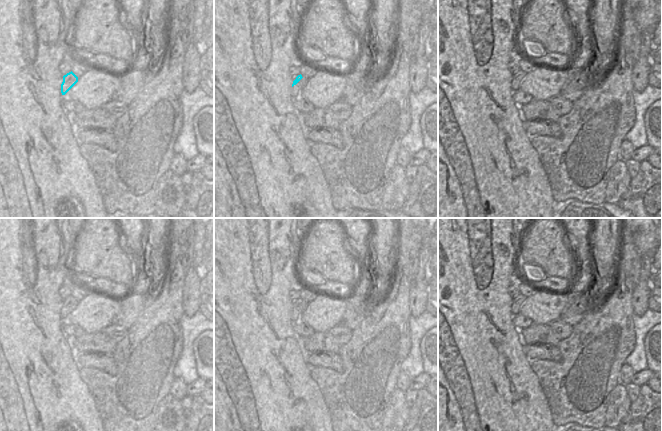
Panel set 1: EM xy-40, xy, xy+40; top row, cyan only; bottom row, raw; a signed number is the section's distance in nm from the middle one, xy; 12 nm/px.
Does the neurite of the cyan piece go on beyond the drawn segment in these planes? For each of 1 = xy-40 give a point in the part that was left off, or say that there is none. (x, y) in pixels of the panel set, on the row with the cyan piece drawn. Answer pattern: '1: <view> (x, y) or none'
1: none

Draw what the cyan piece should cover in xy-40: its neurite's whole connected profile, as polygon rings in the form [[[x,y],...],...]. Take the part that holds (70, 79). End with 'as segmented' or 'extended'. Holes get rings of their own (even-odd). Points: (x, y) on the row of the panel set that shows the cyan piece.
[[[72,71],[64,75],[61,84],[62,95],[65,95],[77,82],[78,77]]]; as segmented

